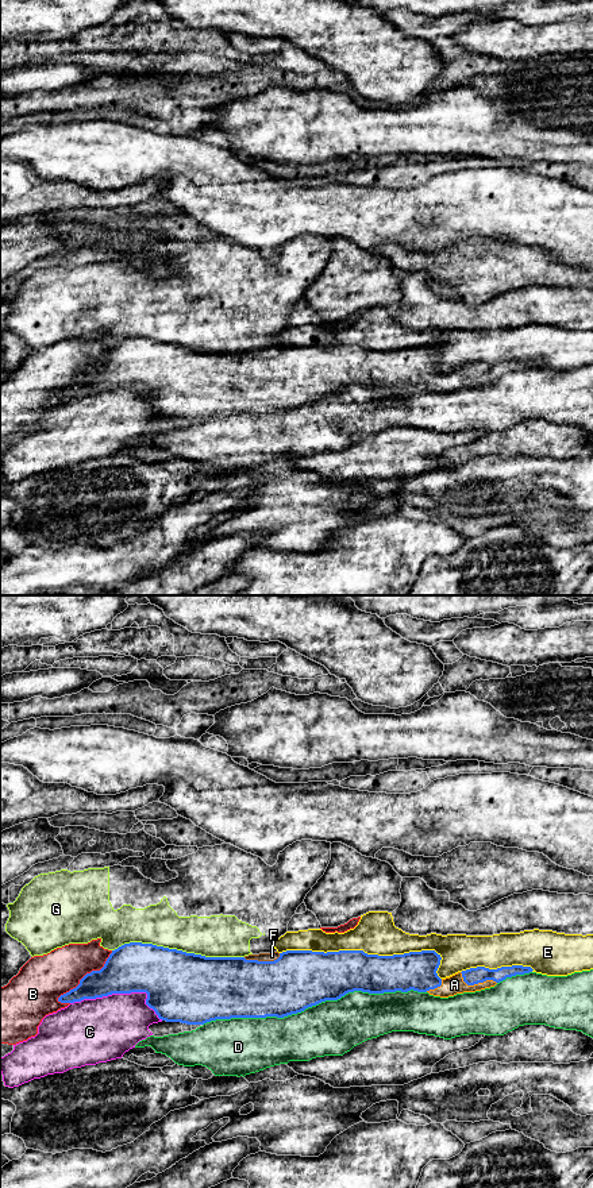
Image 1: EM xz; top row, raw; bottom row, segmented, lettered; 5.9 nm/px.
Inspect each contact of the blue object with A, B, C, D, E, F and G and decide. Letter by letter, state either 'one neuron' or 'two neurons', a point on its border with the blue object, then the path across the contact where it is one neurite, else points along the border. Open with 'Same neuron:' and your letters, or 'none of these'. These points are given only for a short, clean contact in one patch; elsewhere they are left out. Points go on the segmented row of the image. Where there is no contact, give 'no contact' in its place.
Same neuron: A
A: one neuron; meets blue in xz at (476, 983)
B: two neurons; meets blue in xz at (85, 975)
C: two neurons; meets blue in xz at (122, 992)
D: two neurons; meets blue in xz at (314, 1005)
E: two neurons; meets blue in xz at (372, 955)
F: two neurons; meets blue in xz at (262, 961); border along xz (280, 953), (273, 960), (246, 960), (243, 957)
G: two neurons; meets blue in xz at (178, 951)

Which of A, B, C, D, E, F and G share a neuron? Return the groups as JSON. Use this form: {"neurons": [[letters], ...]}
{"neurons": [["A"], ["B"], ["C"], ["D"], ["E"], ["F", "G"]]}

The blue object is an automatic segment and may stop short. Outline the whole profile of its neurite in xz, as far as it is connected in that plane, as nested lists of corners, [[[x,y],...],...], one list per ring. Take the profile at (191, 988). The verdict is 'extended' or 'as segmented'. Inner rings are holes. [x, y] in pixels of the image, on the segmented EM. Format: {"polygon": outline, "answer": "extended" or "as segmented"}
{"polygon": [[[130,942],[112,950],[100,971],[86,973],[80,984],[61,995],[58,1002],[74,1003],[112,994],[146,992],[146,1004],[159,1019],[204,1025],[231,1018],[284,1018],[326,1000],[338,1000],[354,991],[384,994],[413,990],[448,998],[490,988],[507,977],[534,971],[523,965],[497,969],[477,967],[440,979],[436,973],[440,960],[435,950],[393,956],[367,954],[363,950],[286,950],[274,961],[258,961],[244,957],[205,957],[153,944]]], "answer": "extended"}

